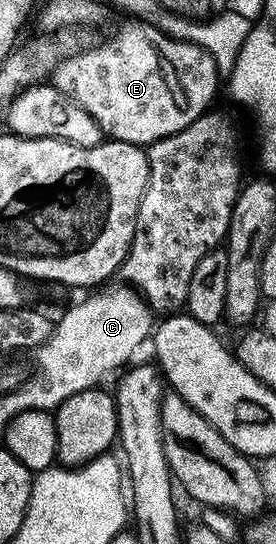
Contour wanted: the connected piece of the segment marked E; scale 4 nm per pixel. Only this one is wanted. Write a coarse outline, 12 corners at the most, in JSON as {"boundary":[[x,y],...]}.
{"boundary":[[153,23],[52,71],[111,141],[147,147],[213,105],[214,54]]}

